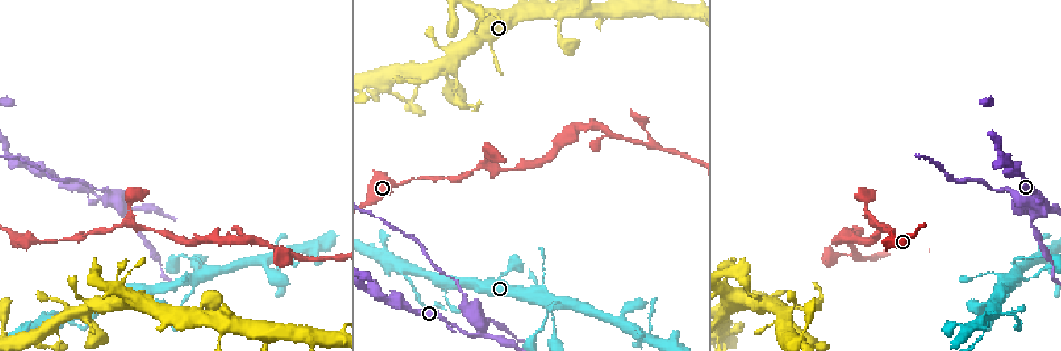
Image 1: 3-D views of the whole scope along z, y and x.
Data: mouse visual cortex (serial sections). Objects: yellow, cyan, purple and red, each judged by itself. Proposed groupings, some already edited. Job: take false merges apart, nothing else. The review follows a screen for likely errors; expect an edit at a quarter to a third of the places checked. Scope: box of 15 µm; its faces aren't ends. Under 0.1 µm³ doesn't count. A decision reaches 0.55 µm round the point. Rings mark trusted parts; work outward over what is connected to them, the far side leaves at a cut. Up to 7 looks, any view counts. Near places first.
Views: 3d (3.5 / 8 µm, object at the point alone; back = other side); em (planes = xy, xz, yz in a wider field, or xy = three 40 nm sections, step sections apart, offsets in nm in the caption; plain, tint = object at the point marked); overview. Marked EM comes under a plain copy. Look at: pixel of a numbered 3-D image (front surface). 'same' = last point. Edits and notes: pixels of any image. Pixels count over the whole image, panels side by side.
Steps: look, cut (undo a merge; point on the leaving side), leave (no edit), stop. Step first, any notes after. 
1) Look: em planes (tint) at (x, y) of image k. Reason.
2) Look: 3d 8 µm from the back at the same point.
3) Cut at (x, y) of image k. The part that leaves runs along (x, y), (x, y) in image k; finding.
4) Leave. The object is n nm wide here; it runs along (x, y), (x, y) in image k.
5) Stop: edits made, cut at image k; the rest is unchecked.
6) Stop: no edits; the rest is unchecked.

Look: 3d 8 µm at (1042, 210) of image 1. Sharp bend.

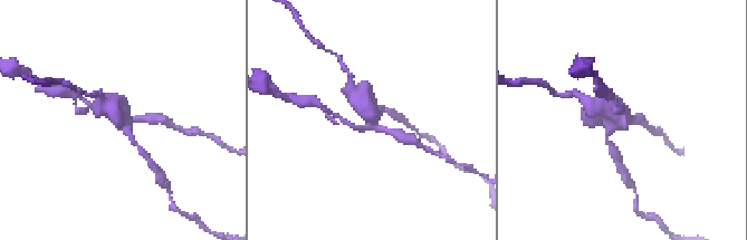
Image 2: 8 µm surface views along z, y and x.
Look: em xy step 3 (tint) at (620, 123) of image 2. 4 arms meet here; the arms are 200, 200, 200, 700 nm wide.

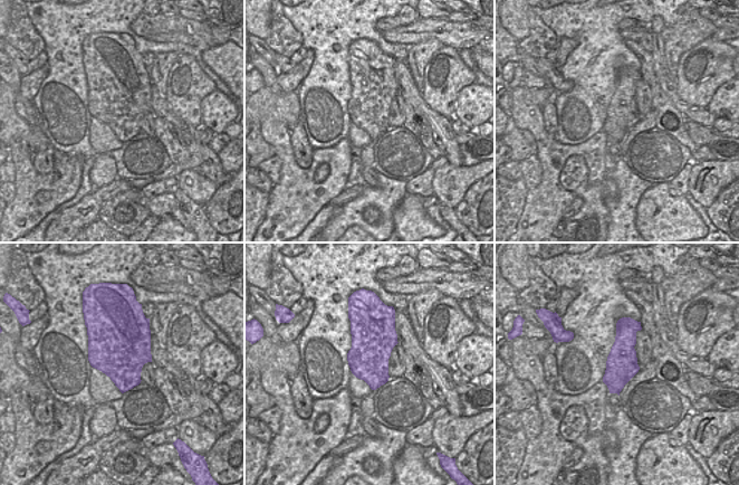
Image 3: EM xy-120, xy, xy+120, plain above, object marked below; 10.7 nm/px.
Cut at (128, 128) of image 2. A second cell is stuck on.

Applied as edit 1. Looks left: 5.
Look: overview. Redraw.

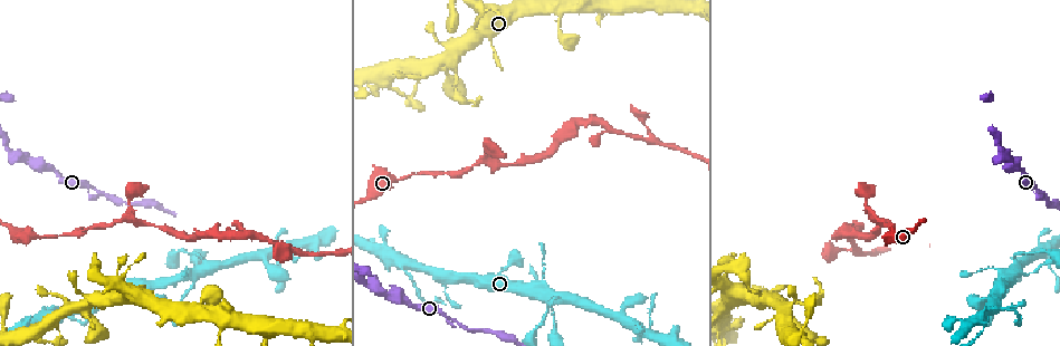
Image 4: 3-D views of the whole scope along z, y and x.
Look: 3d 3.5 µm at (129, 196) of image 4. Sharp bend.

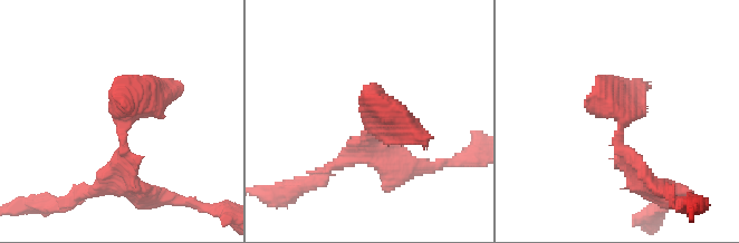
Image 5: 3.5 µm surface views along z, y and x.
Look: em xy step 5 (tint) at (122, 118) of image 5. Now the EM.

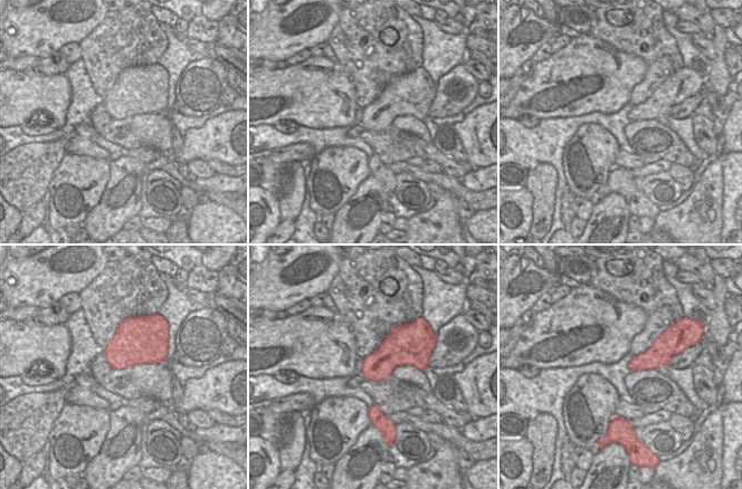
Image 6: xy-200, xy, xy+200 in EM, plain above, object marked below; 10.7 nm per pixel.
Look: em planes (tint) at the same point.

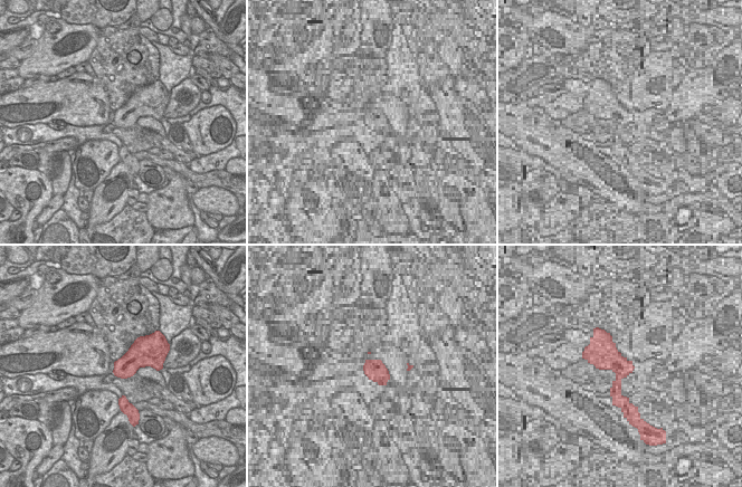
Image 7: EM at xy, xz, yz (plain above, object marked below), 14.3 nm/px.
Leave. It runs along (105, 177), (125, 159), (122, 118), (180, 85) in image 5; continuous, no second cell.

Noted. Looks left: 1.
Stop: edits made, cut at image 2; the rest is unchecked.

